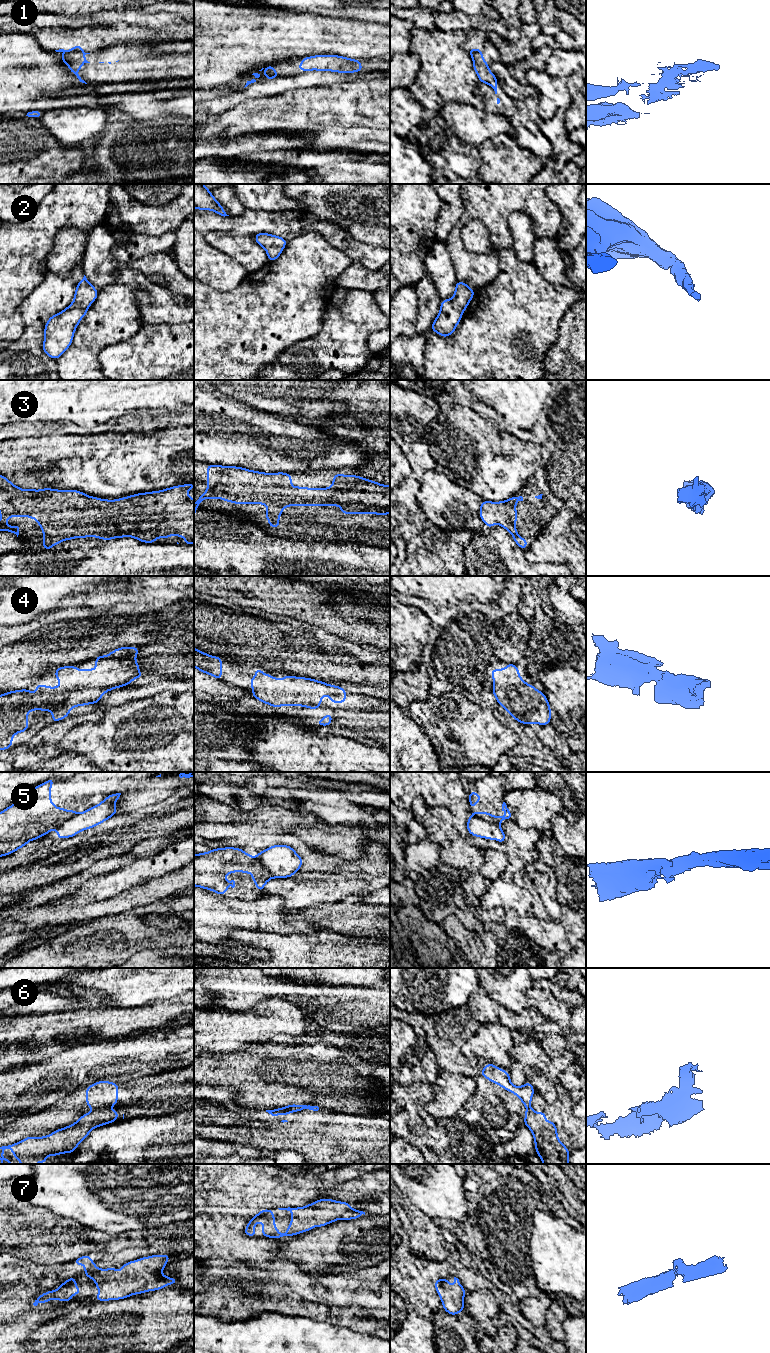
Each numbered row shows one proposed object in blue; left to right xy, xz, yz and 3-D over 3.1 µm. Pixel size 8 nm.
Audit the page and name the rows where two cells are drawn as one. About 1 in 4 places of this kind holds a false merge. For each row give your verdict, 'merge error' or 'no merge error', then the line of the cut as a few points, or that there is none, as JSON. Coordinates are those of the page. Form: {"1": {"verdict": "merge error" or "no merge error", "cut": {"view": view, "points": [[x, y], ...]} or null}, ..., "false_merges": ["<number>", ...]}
{"1": {"verdict": "merge error", "cut": {"view": "xy", "points": [[81, 51], [68, 52]]}}, "2": {"verdict": "no merge error", "cut": null}, "3": {"verdict": "no merge error", "cut": null}, "4": {"verdict": "no merge error", "cut": null}, "5": {"verdict": "merge error", "cut": {"view": "yz", "points": [[472, 813], [498, 825]]}}, "6": {"verdict": "merge error", "cut": {"view": "xy", "points": [[105, 1107], [94, 1109]]}}, "7": {"verdict": "no merge error", "cut": null}, "false_merges": ["1", "5", "6"]}

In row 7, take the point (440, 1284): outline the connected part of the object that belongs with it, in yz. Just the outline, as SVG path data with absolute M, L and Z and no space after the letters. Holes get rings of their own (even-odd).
M449 1277L437 1279L435 1281L435 1289L442 1301L443 1309L450 1315L456 1315L464 1310L464 1295L466 1290L456 1277L454 1277L454 1285L449 1286L449 1279Z

